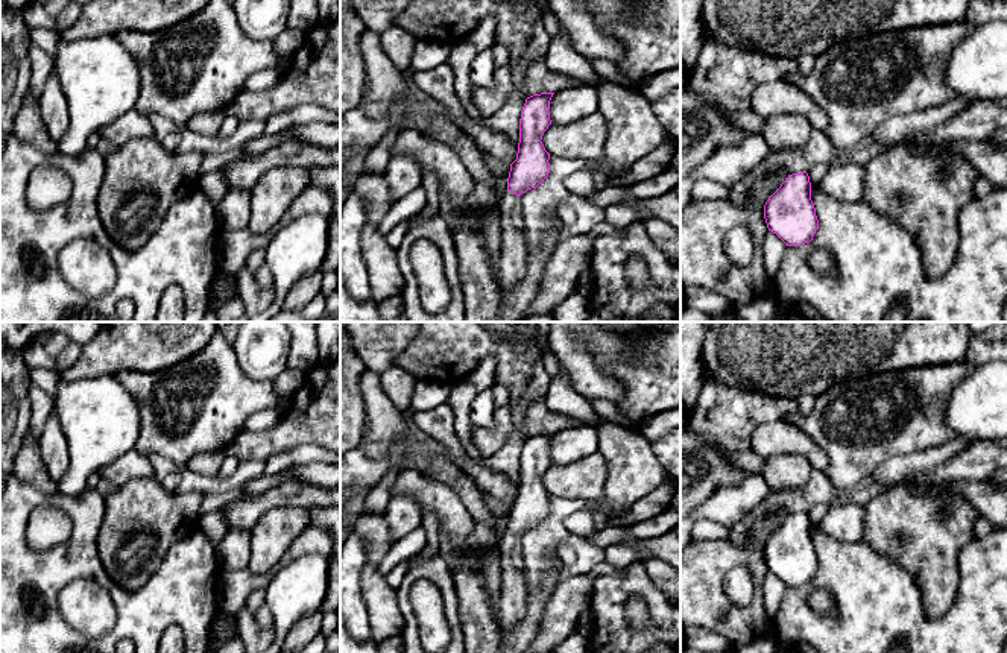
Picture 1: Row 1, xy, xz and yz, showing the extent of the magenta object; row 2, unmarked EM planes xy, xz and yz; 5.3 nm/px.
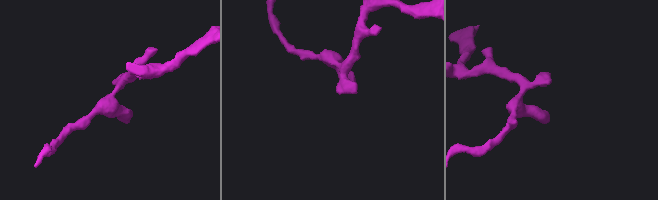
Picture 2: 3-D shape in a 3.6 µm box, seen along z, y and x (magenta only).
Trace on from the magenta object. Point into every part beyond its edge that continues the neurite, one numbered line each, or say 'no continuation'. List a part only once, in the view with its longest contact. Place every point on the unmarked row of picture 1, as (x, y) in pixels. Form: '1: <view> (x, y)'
1: xz (514, 597)

